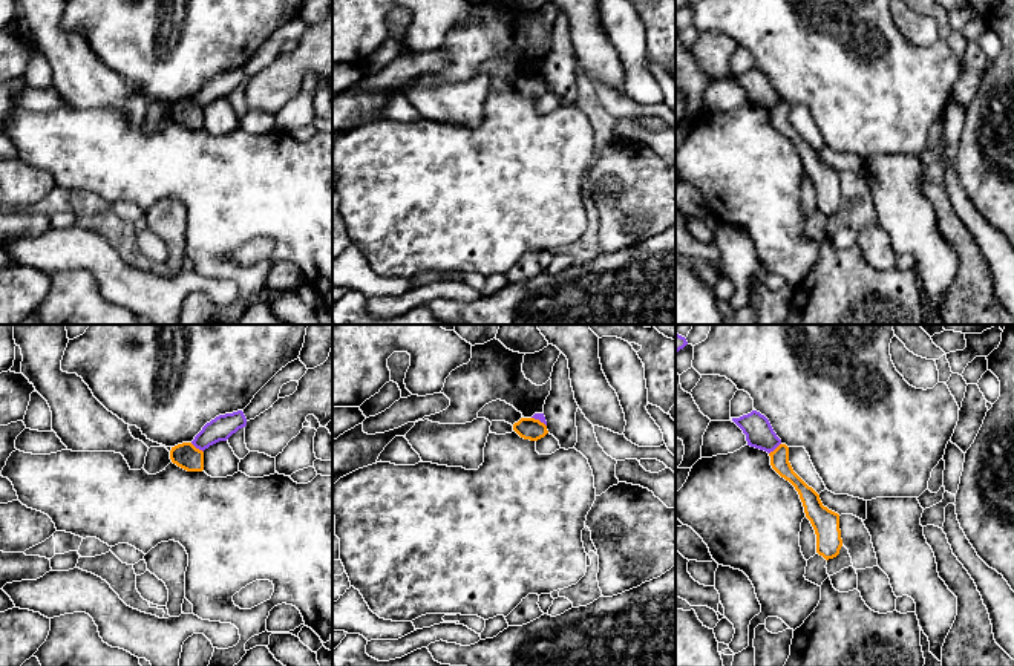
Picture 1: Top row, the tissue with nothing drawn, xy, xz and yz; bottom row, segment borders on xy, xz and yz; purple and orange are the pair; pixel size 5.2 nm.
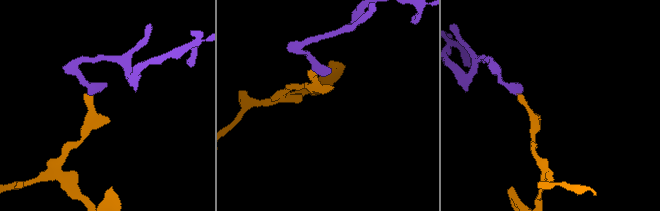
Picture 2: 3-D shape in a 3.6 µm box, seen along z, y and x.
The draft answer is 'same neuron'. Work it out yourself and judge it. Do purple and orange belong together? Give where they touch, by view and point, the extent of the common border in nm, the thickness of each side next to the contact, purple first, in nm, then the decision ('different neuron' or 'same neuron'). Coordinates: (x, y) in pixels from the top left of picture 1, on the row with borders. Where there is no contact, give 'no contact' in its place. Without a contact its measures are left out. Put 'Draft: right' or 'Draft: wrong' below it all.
xy (196, 447) | 90 nm | 130/140 nm | different neuron
Draft: wrong

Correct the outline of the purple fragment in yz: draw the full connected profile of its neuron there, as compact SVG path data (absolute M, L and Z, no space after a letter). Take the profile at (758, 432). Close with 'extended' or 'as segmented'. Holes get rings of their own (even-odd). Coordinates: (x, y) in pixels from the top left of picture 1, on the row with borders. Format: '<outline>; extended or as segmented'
M757 410L732 421L743 430L751 447L770 453L781 444L769 420Z; as segmented

